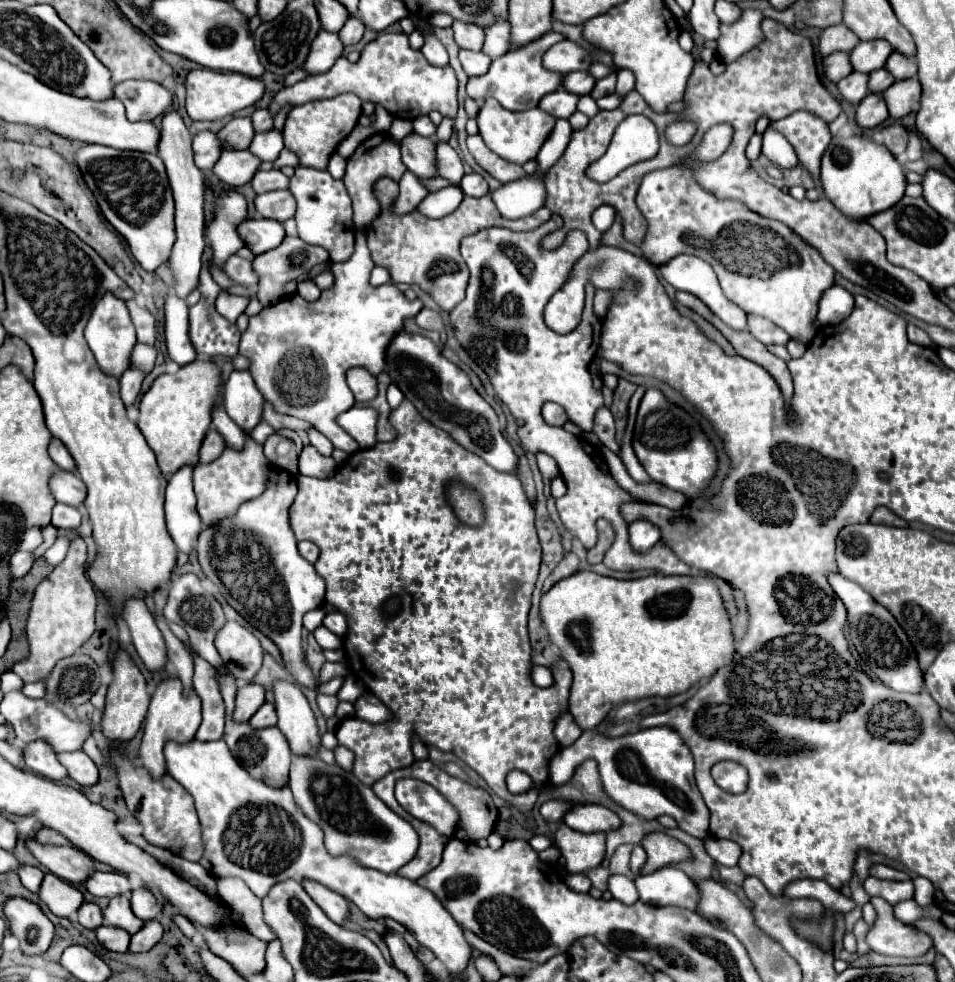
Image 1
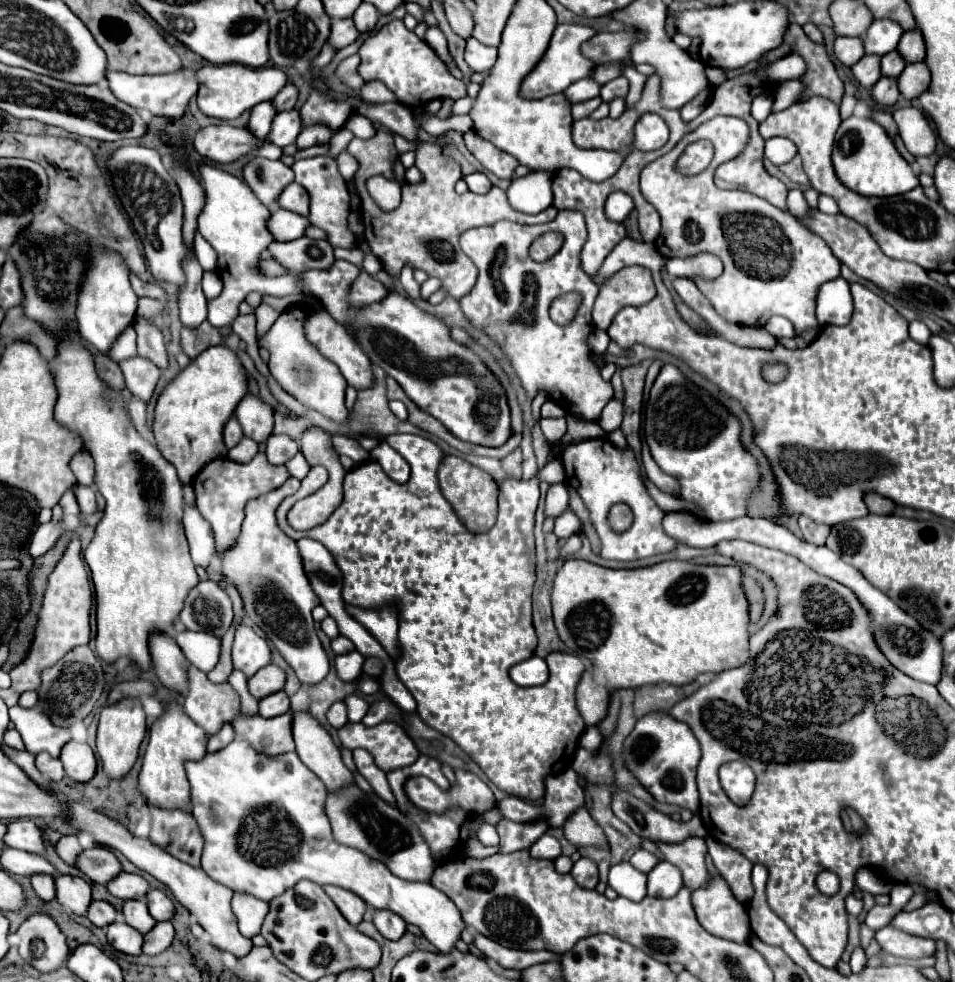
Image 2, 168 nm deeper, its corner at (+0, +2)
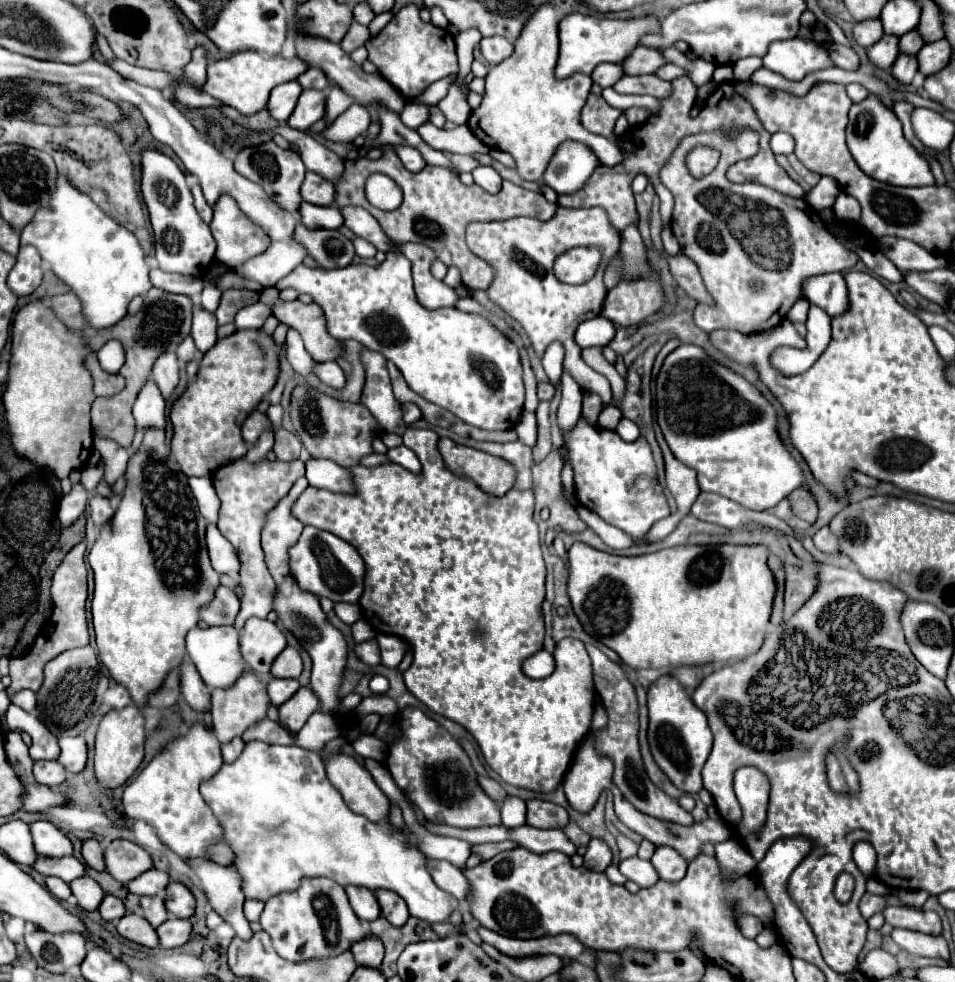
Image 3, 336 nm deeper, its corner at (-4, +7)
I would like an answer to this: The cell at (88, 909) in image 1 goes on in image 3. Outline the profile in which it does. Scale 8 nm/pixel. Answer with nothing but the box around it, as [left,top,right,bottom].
[98,895,126,921]

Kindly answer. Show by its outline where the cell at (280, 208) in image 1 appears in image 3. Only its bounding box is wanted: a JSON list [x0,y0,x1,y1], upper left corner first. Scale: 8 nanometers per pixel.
[302,171,336,205]

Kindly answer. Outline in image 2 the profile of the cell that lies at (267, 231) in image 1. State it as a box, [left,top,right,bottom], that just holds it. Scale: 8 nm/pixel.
[266,208,308,242]

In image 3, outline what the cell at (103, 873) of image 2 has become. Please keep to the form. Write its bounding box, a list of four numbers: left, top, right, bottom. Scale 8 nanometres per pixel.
[106,839,152,883]

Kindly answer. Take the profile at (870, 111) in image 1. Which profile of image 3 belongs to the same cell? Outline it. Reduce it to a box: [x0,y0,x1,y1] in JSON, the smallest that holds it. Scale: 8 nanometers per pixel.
[892,55,918,83]

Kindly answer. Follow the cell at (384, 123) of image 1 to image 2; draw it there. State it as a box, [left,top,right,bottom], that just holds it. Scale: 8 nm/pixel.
[336,54,364,92]

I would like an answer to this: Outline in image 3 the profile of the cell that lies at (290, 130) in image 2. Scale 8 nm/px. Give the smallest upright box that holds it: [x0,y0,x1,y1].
[288,89,326,131]

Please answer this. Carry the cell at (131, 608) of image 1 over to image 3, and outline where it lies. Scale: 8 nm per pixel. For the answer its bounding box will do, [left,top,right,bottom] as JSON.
[180,661,210,713]

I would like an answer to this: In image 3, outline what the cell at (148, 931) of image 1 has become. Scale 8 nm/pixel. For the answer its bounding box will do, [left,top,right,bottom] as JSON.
[156,917,192,949]

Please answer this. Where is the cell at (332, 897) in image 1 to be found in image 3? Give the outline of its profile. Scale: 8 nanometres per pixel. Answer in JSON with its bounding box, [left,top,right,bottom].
[346,887,380,921]

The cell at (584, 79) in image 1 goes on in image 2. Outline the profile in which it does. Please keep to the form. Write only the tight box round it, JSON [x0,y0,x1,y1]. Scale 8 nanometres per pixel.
[590,62,624,86]

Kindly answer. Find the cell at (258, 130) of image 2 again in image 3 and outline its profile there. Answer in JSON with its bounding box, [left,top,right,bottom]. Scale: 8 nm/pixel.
[268,79,302,121]

